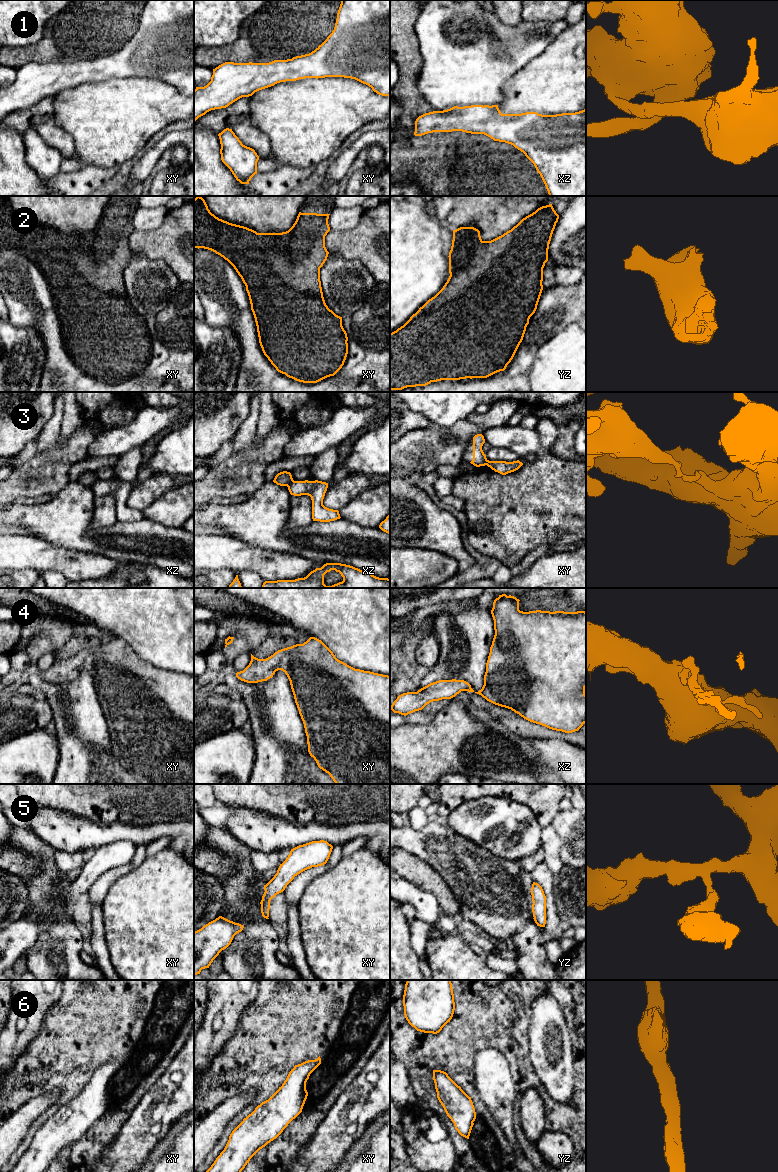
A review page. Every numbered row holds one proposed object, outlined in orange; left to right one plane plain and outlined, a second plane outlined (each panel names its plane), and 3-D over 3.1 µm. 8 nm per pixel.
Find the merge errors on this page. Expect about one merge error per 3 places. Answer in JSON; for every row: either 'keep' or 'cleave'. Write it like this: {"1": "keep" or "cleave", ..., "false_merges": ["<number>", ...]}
{"1": "keep", "2": "keep", "3": "cleave", "4": "keep", "5": "keep", "6": "keep", "false_merges": ["3"]}

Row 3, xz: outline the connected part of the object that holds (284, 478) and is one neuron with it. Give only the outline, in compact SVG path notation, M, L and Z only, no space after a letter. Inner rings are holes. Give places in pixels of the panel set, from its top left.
M283 471L278 473L273 482L280 486L289 486L289 484L293 481L292 475L290 472Z

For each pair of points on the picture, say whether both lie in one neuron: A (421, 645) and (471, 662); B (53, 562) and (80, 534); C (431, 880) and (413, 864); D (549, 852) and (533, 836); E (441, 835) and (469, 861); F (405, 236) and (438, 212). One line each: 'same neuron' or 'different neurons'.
A: different neurons
B: different neurons
C: same neuron
D: different neurons
E: same neuron
F: different neurons

